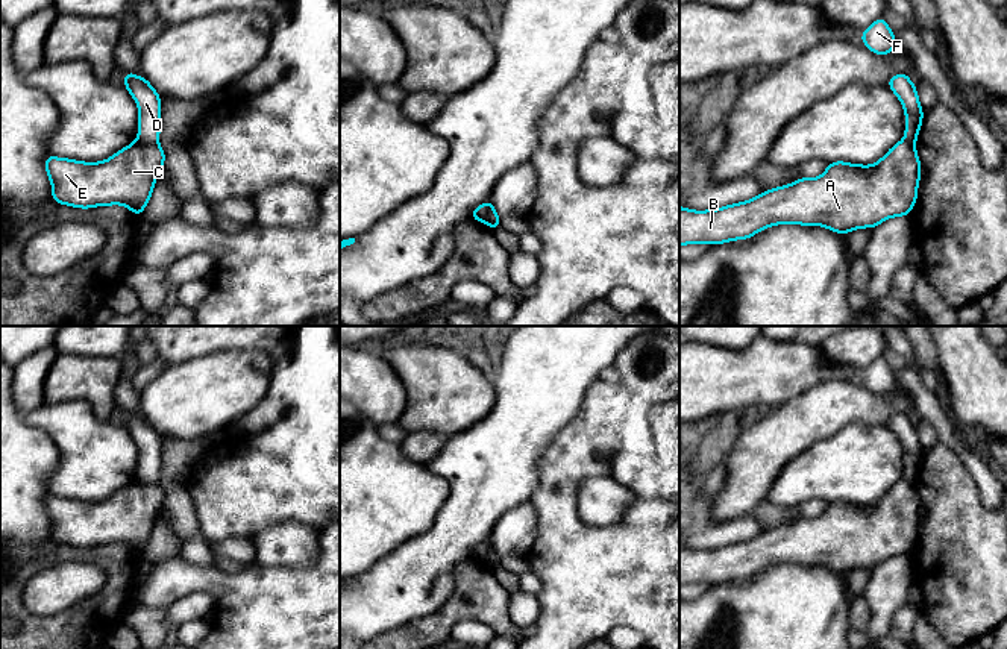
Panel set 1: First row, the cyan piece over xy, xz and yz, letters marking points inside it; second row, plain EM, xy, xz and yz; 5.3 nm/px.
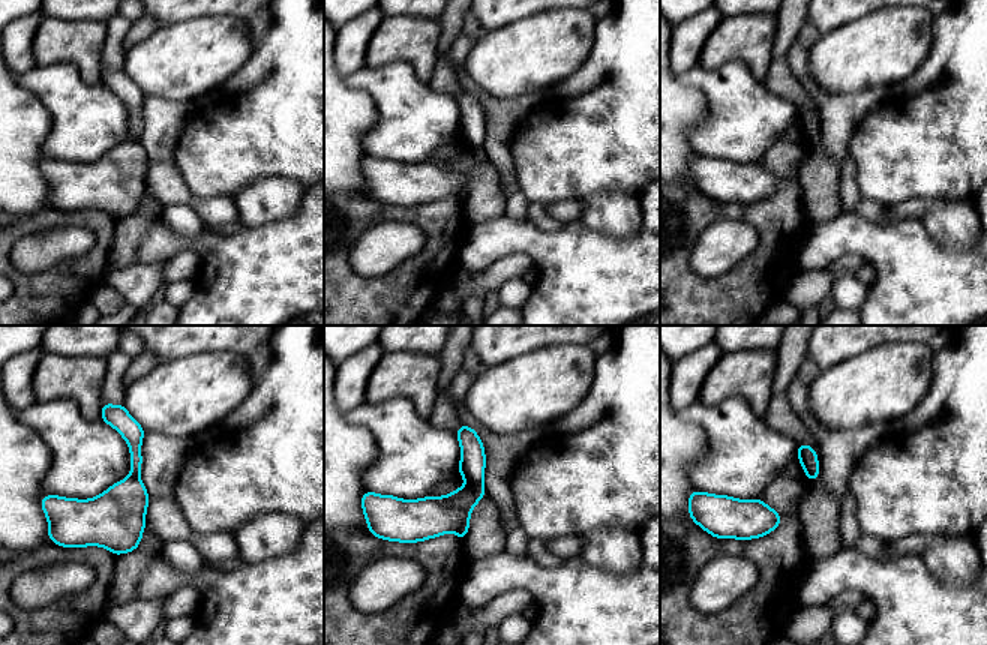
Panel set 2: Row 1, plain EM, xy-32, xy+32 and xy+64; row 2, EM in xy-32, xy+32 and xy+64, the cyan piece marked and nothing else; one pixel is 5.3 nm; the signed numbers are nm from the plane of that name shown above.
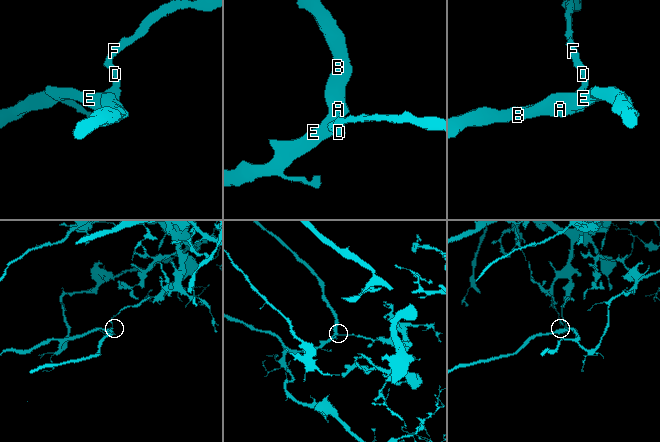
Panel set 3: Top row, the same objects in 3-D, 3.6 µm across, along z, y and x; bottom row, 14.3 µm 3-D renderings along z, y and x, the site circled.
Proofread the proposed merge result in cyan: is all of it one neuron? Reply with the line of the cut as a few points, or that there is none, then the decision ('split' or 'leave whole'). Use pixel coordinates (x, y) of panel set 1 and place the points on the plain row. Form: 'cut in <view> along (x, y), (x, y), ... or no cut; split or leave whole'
cut in xy along (137, 478), (144, 482), (158, 484); split

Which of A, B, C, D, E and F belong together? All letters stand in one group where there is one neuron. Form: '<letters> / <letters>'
A B C E / D F

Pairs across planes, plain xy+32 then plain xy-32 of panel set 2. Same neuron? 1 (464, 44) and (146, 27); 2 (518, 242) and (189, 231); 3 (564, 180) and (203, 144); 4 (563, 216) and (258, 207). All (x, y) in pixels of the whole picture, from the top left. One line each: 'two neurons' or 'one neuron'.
1: one neuron
2: two neurons
3: one neuron
4: two neurons

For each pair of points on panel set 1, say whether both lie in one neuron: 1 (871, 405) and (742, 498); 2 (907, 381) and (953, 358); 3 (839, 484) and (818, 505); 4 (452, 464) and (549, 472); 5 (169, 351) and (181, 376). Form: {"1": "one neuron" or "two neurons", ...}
{"1": "one neuron", "2": "two neurons", "3": "two neurons", "4": "two neurons", "5": "two neurons"}

